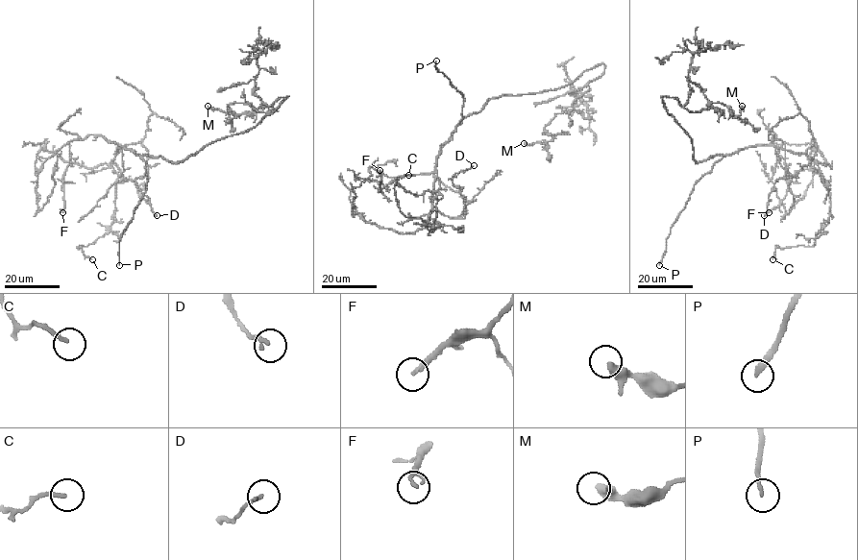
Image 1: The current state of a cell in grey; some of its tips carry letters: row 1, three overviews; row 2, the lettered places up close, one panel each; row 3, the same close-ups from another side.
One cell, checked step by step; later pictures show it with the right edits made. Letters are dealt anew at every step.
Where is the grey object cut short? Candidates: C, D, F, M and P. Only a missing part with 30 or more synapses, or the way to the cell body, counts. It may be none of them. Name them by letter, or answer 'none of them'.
P

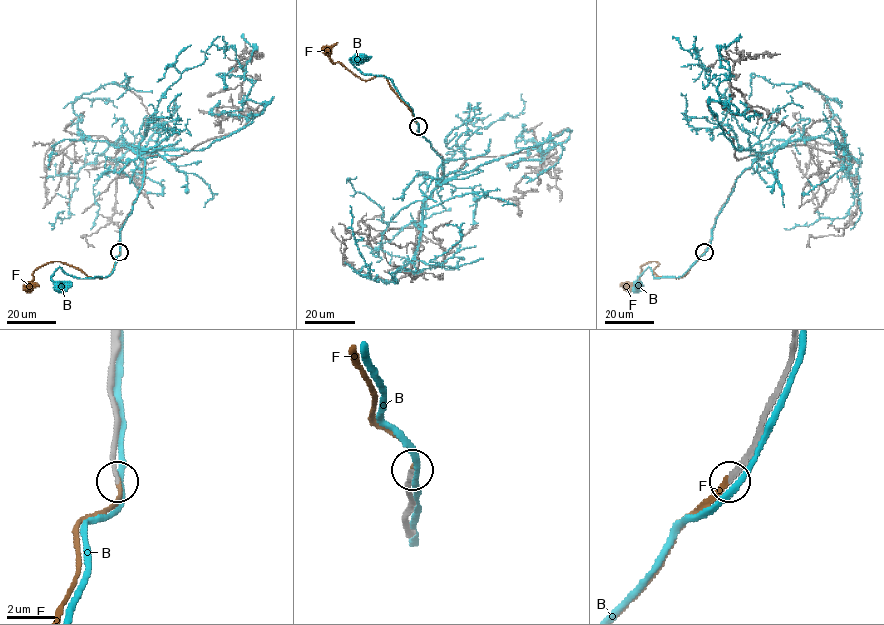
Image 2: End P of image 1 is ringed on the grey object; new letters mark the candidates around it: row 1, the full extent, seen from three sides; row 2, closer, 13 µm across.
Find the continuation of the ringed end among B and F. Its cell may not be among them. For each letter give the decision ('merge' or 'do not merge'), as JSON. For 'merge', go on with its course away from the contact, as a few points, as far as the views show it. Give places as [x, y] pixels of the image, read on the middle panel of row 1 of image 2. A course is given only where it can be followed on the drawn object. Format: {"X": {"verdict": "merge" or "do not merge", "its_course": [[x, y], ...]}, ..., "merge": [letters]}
{"B": {"verdict": "do not merge"}, "F": {"verdict": "merge", "its_course": [[418, 125], [410, 109], [383, 75], [365, 80], [359, 78], [338, 62], [332, 63], [326, 51]]}, "merge": ["F"]}

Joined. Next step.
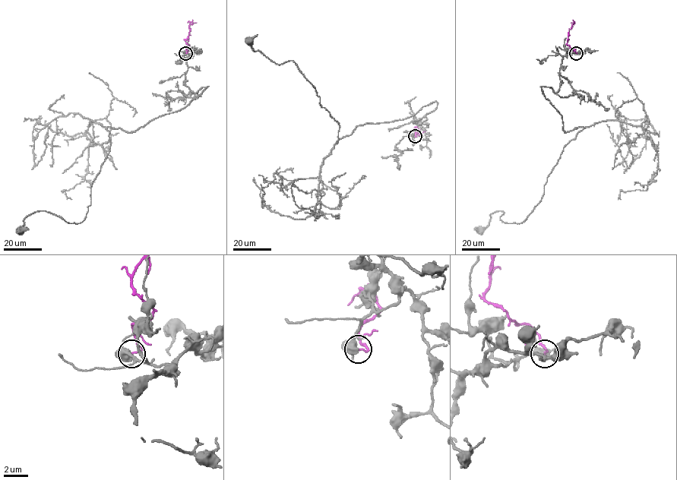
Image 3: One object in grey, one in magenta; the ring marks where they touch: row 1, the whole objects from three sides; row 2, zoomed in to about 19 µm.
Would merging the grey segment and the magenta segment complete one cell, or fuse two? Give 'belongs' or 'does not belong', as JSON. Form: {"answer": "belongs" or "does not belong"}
{"answer": "does not belong"}

